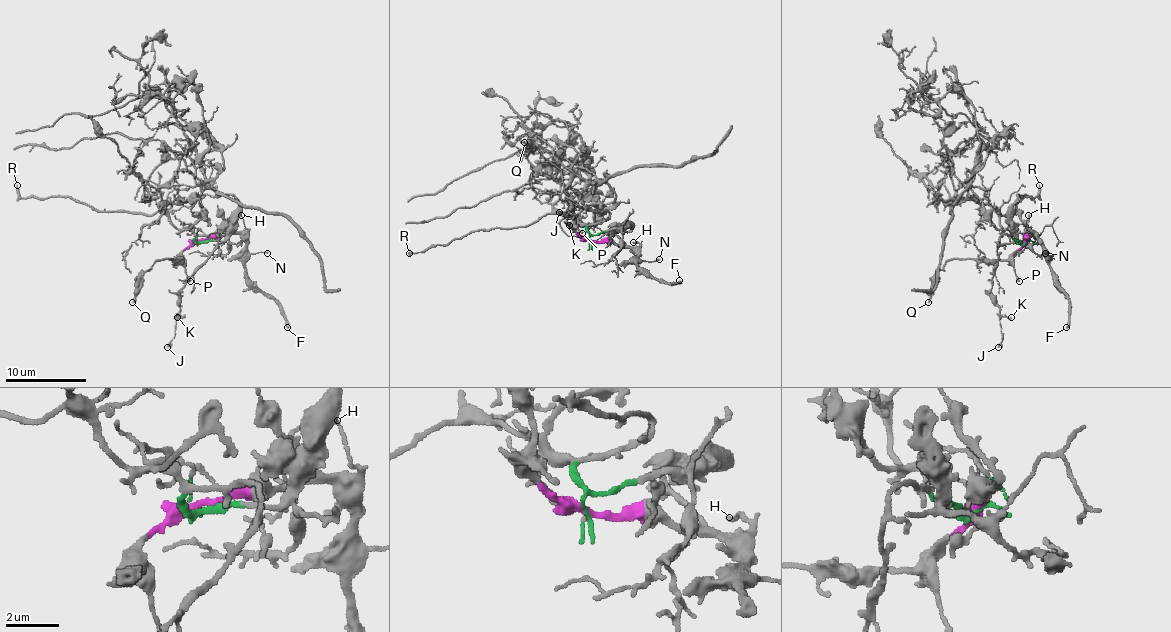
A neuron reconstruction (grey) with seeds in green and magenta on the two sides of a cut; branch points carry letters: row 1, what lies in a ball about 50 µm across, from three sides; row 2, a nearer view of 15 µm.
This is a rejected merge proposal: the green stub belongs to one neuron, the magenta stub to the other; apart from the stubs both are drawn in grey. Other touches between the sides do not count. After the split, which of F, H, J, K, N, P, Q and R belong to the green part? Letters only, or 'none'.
J, K, R

